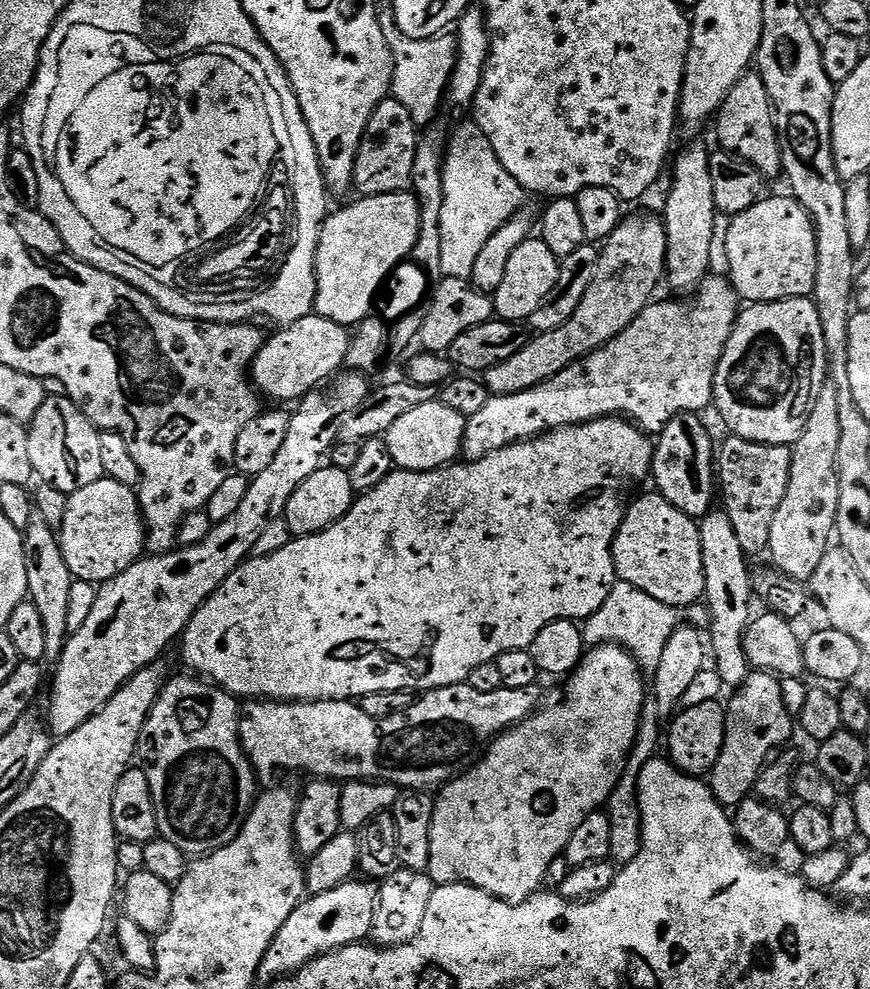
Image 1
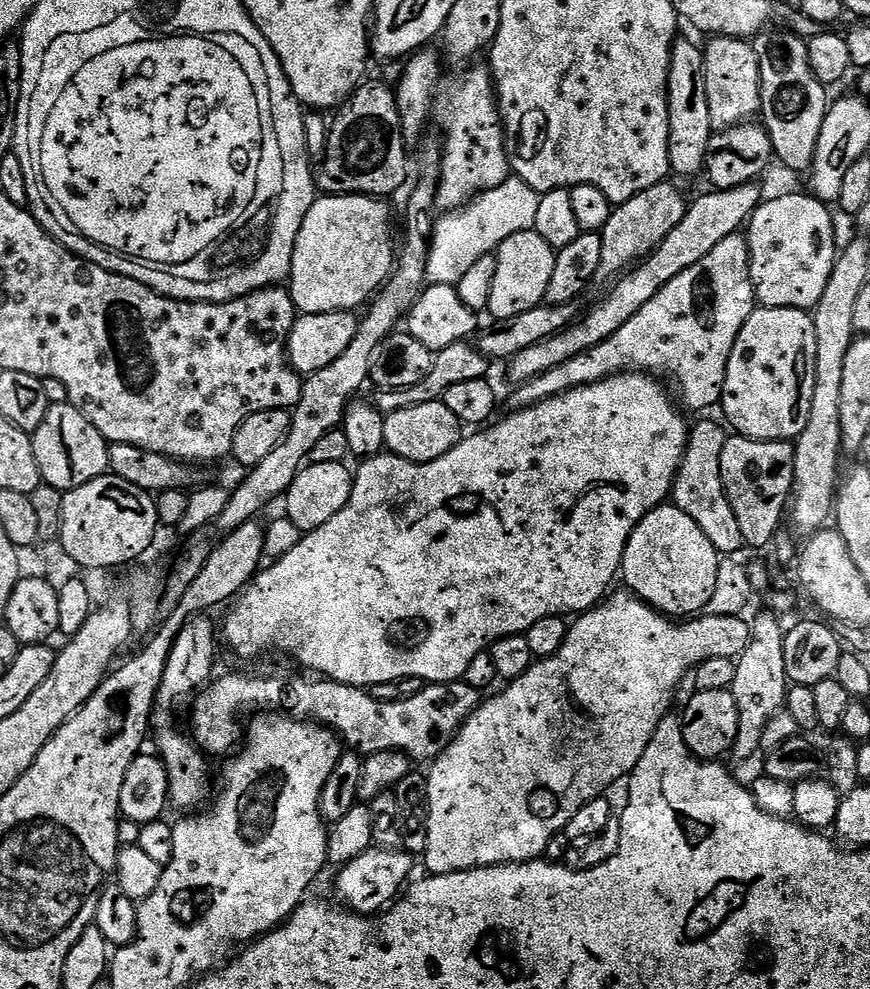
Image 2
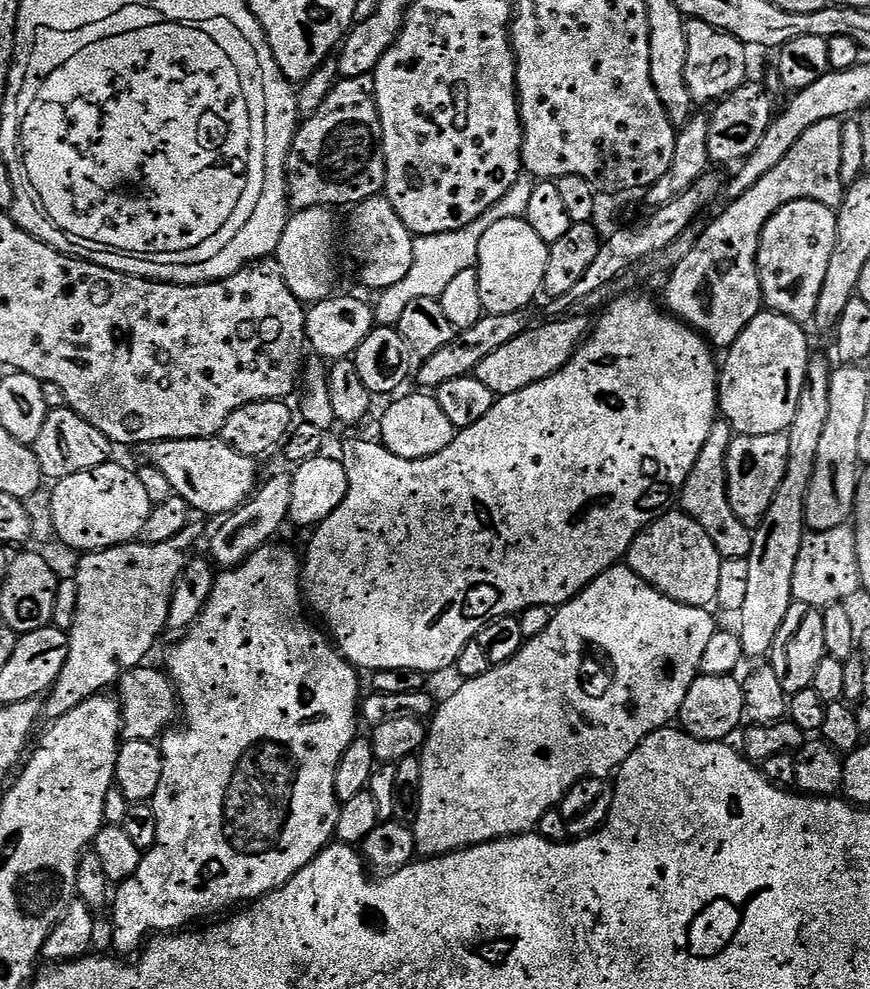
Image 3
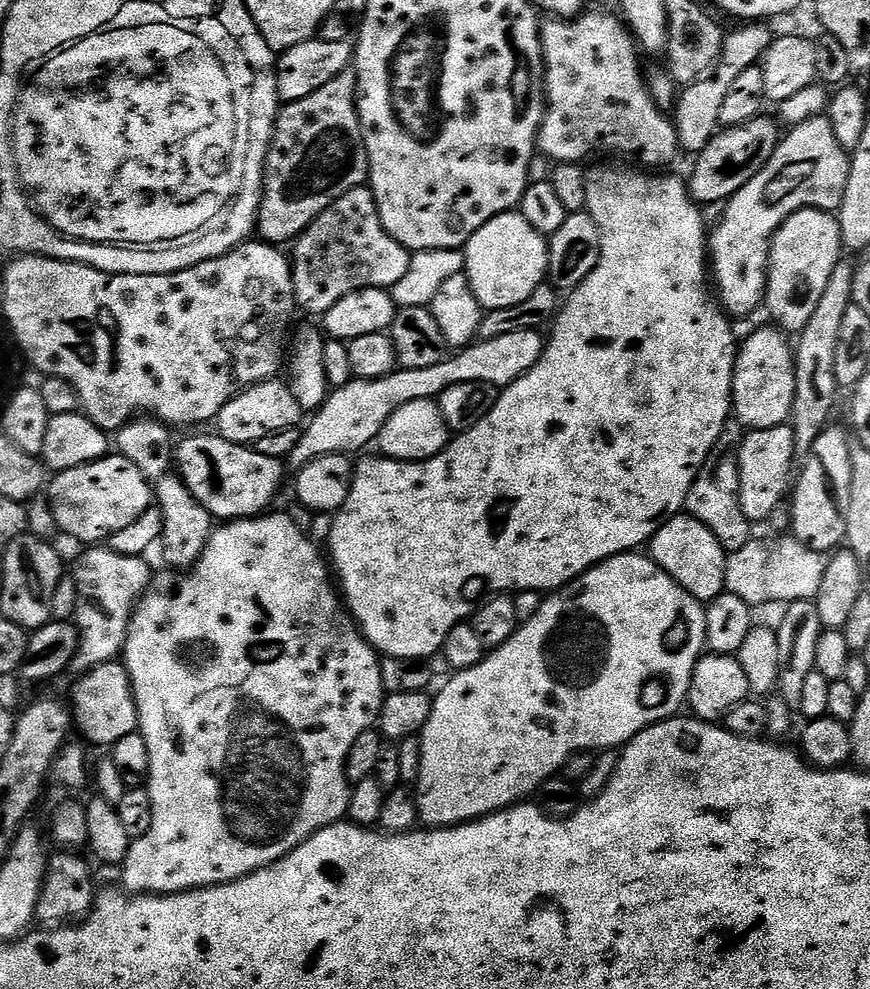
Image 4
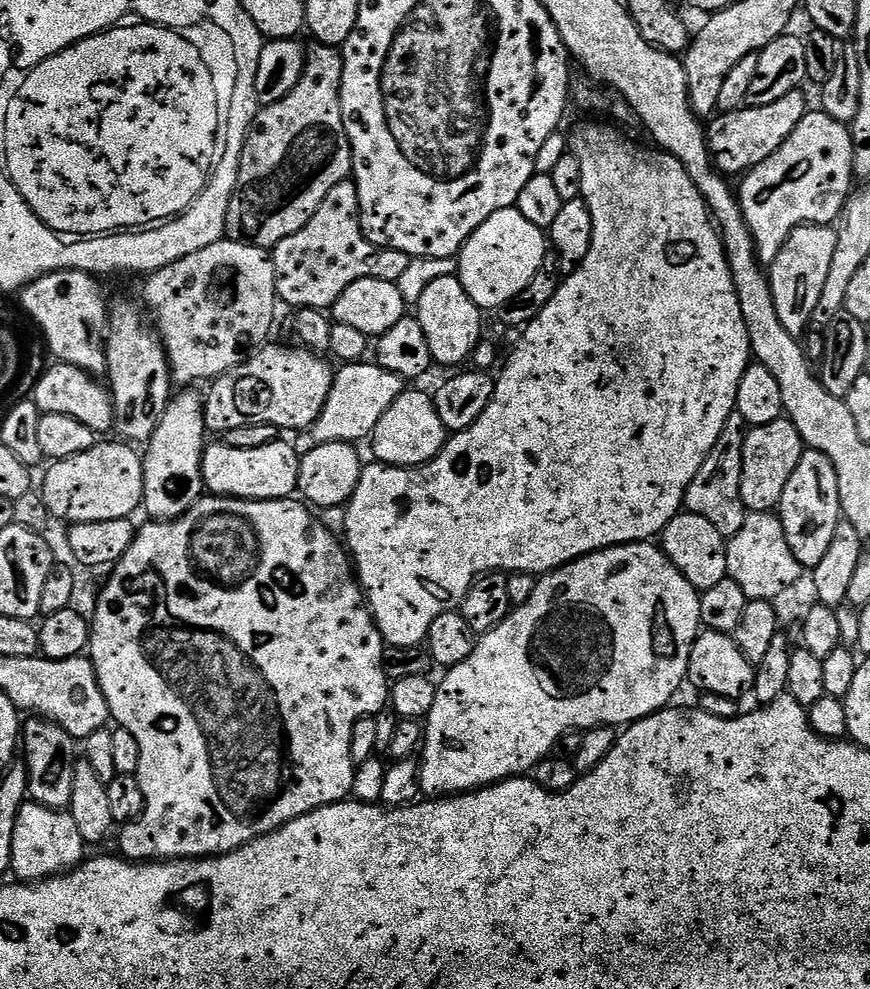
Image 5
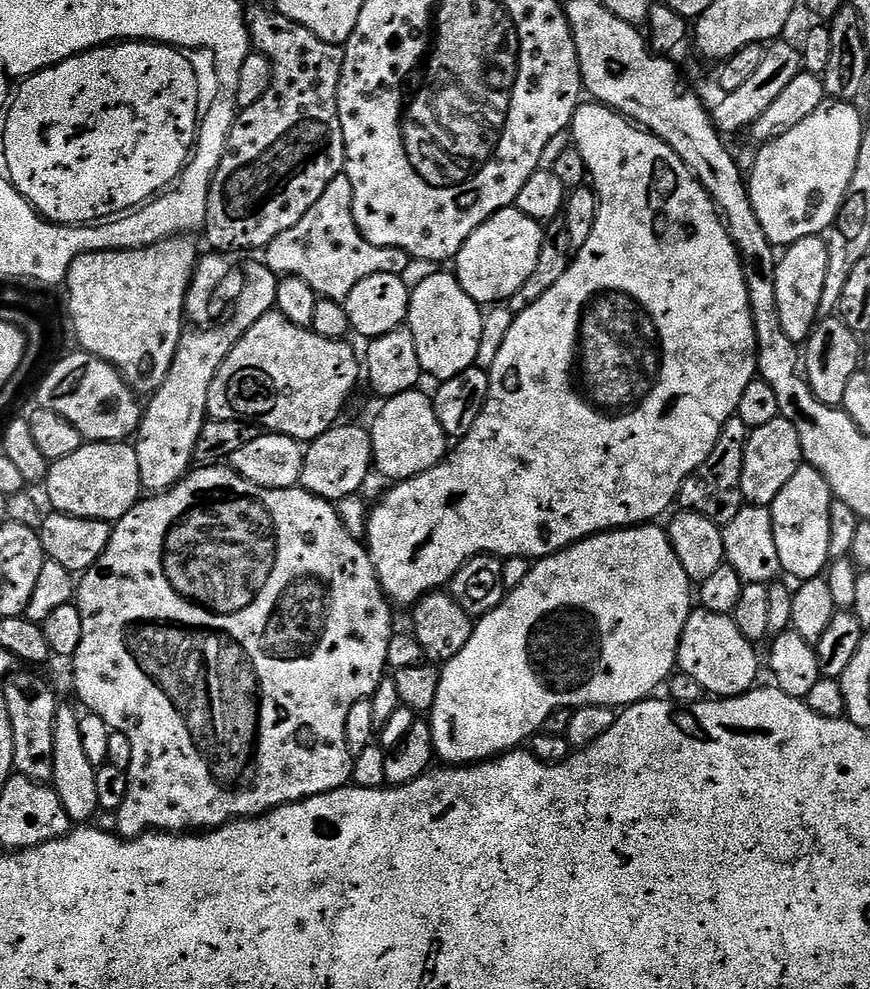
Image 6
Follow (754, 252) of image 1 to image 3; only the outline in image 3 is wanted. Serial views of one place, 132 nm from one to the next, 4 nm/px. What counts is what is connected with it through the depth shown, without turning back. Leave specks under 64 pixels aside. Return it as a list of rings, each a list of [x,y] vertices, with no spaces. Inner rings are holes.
[[[795,200],[769,218],[760,235],[760,294],[769,309],[807,325],[815,317],[818,294],[836,241],[836,212],[813,200]]]

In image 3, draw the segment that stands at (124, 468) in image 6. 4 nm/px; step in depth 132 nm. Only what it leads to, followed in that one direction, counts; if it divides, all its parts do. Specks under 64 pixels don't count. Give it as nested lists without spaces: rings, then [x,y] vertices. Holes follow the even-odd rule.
[[[109,462],[97,468],[82,470],[78,474],[70,474],[70,478],[62,478],[51,485],[54,530],[59,543],[64,543],[68,548],[77,548],[77,553],[83,554],[113,548],[119,544],[131,544],[139,537],[142,526],[146,526],[146,518],[150,518],[153,504],[139,475],[116,463]]]

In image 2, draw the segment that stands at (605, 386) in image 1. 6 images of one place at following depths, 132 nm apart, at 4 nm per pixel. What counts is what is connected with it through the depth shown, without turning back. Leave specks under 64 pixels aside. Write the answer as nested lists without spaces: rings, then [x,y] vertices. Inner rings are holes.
[[[740,234],[722,238],[704,258],[698,258],[694,266],[682,270],[676,278],[670,278],[670,282],[666,282],[666,286],[662,286],[662,290],[658,290],[658,294],[612,337],[519,385],[512,396],[511,407],[528,407],[566,389],[592,384],[629,368],[657,374],[674,392],[676,387],[675,395],[685,409],[700,412],[715,404],[717,407],[724,394],[726,366],[734,342],[757,307],[756,291],[748,269],[747,239]]]

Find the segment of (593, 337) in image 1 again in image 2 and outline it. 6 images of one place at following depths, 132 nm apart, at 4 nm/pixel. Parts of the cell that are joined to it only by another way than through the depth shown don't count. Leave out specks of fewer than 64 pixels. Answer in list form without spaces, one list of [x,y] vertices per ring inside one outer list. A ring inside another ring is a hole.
[[[672,182],[655,184],[650,190],[642,190],[642,194],[634,194],[625,204],[615,205],[606,222],[602,238],[602,262],[596,271],[602,281],[611,281],[629,271],[637,262],[650,255],[652,251],[678,226],[688,209],[689,201],[672,185]]]

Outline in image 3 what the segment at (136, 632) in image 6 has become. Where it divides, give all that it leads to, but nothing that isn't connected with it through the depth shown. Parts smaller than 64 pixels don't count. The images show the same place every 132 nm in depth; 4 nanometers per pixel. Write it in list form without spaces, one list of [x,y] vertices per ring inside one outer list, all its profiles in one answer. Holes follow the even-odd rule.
[[[276,546],[259,548],[238,567],[221,571],[217,575],[202,614],[168,652],[166,672],[176,689],[176,699],[182,709],[182,724],[184,720],[188,728],[173,727],[165,731],[158,741],[162,754],[162,779],[158,781],[158,790],[150,802],[154,818],[158,818],[158,838],[154,847],[141,855],[138,870],[134,870],[134,874],[115,889],[114,907],[111,909],[112,944],[121,952],[117,952],[121,957],[131,957],[128,956],[131,952],[139,953],[142,945],[153,934],[179,933],[195,925],[192,923],[203,916],[212,916],[215,912],[227,913],[245,902],[259,900],[275,888],[281,888],[286,882],[290,882],[290,878],[294,878],[294,874],[302,871],[322,849],[328,847],[336,835],[341,803],[334,790],[334,774],[338,770],[338,762],[342,762],[342,754],[346,754],[346,746],[350,746],[350,742],[358,735],[356,720],[358,724],[358,713],[362,708],[361,673],[340,653],[340,649],[323,631],[320,633],[304,617],[306,600],[302,595],[301,557],[295,556],[288,548],[272,547]]]

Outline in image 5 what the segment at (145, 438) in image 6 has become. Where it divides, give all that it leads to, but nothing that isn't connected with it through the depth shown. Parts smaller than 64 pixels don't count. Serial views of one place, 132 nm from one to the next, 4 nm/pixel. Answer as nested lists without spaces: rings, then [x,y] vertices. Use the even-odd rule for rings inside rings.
[[[180,390],[173,395],[172,401],[166,406],[166,414],[162,414],[162,422],[158,422],[158,430],[149,438],[144,461],[144,503],[143,511],[148,511],[153,521],[177,520],[190,506],[197,504],[201,496],[205,495],[204,475],[200,463],[204,457],[206,447],[206,429],[204,427],[204,400],[196,390]]]

